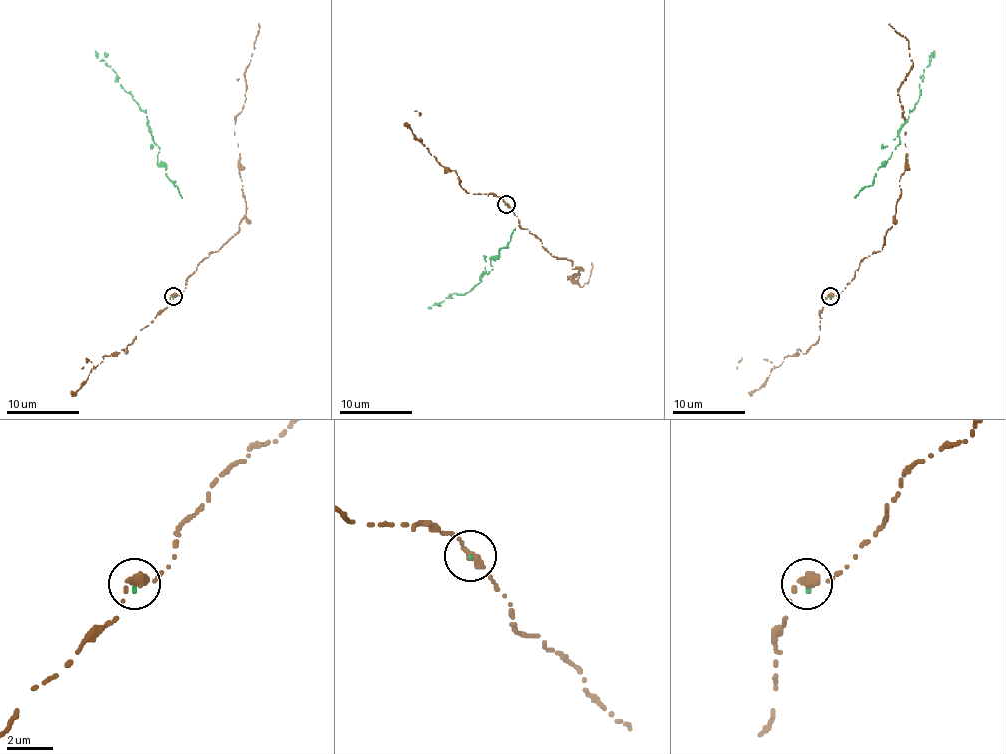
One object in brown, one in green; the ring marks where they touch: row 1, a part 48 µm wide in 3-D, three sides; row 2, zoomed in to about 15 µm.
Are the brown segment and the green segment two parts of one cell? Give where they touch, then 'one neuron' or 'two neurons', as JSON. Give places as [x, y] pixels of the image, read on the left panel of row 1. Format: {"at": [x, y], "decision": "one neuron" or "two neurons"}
{"at": [173, 296], "decision": "one neuron"}

